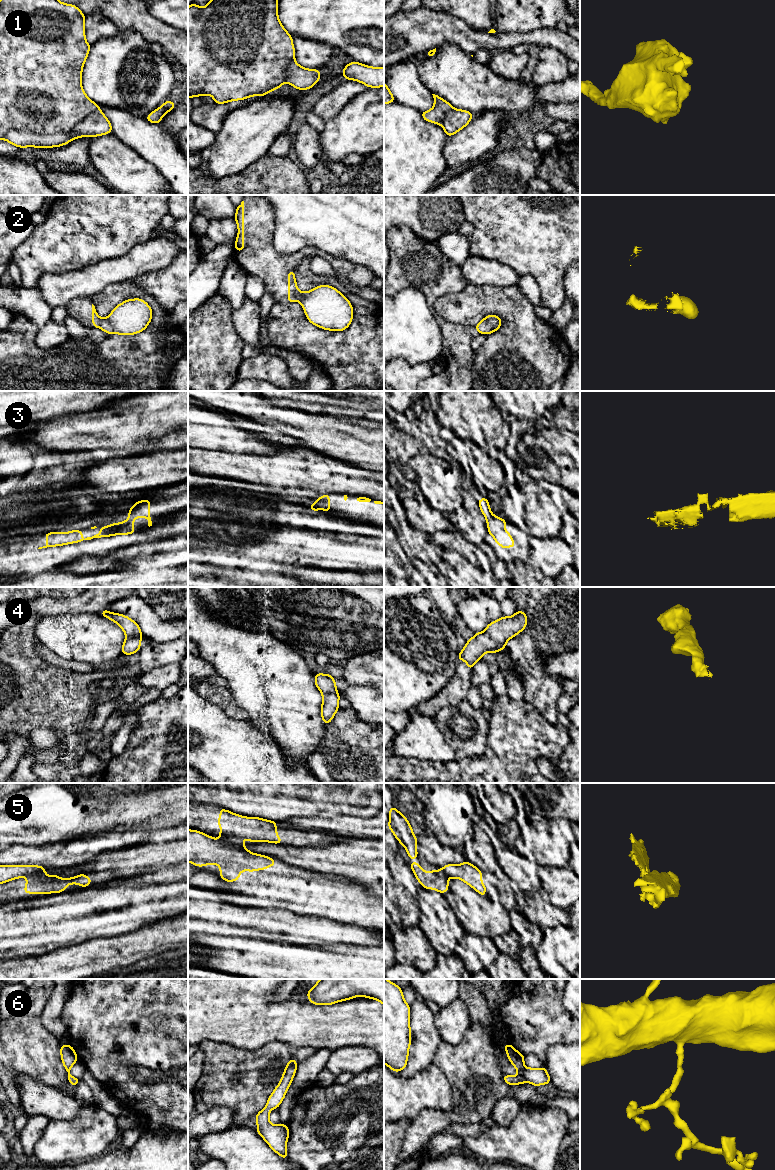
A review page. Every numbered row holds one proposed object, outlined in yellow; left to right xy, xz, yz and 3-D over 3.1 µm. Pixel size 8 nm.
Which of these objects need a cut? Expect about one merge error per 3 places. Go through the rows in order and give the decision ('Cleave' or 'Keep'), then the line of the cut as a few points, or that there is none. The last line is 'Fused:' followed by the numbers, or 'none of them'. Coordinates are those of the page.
1: Cleave. Split along xy (99, 108), (68, 133), (10, 130), (3, 138)
2: Keep. No split
3: Keep. No split
4: Keep. No split
5: Cleave. Split along xz (219, 839), (243, 846)
6: Keep. No split
Fused: 1, 5

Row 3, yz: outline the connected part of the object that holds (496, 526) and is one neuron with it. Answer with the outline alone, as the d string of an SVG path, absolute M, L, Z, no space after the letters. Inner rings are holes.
M483 497L481 500L477 500L477 502L487 521L488 534L492 535L495 542L503 549L515 547L516 544L514 543L511 534L505 530L507 521L492 514L486 497Z

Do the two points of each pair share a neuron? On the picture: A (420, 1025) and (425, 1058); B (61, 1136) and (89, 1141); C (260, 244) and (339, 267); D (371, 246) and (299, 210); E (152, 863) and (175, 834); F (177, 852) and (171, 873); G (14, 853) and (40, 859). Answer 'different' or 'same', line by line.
A: same
B: same
C: same
D: same
E: same
F: different
G: same

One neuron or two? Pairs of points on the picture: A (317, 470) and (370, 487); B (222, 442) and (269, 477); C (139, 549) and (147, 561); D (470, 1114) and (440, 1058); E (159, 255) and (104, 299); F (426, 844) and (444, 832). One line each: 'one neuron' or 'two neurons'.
A: one neuron
B: two neurons
C: two neurons
D: one neuron
E: two neurons
F: two neurons

